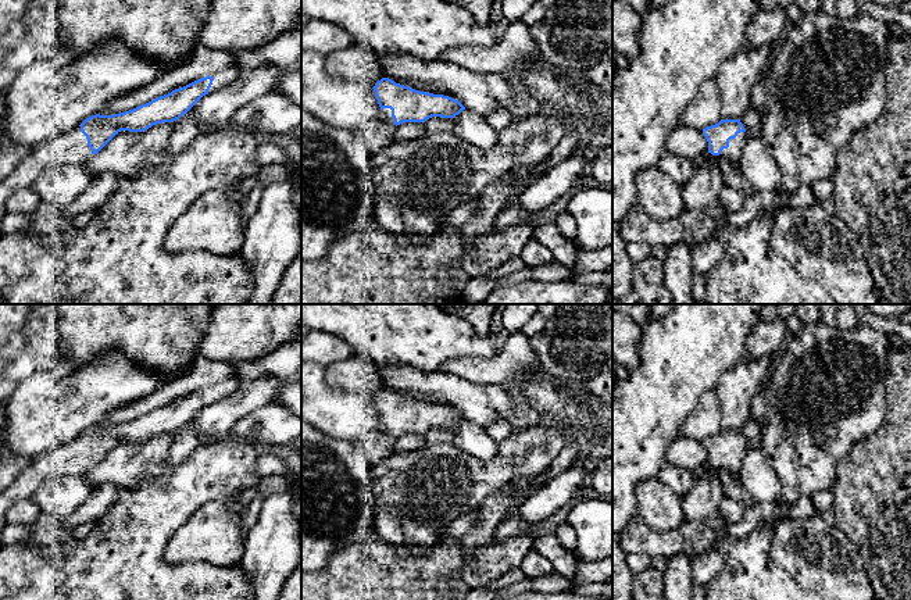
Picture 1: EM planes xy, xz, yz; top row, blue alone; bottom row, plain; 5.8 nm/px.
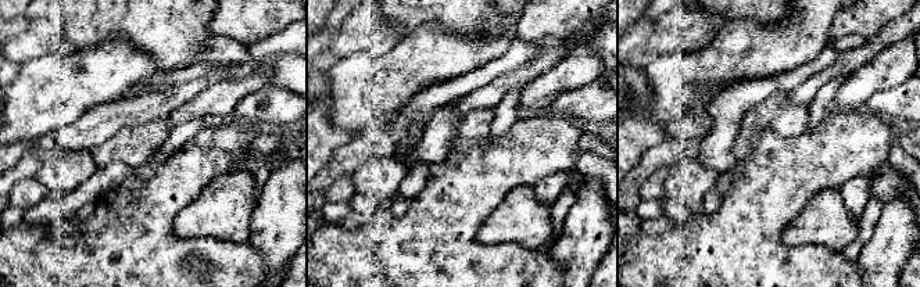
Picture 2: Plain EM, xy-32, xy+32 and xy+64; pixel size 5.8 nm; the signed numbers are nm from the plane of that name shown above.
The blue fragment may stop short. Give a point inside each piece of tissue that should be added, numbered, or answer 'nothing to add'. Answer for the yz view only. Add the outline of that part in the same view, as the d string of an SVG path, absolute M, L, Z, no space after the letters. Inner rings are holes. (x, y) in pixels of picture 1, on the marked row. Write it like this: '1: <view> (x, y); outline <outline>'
1: yz (733, 152); outline M740 132L735 139L729 140L729 147L721 151L721 157L730 158L733 161L740 160L742 147L744 144L746 133Z

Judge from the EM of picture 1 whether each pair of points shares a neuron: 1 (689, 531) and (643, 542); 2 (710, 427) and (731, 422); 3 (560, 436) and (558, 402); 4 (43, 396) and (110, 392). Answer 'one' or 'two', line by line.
1: one
2: two
3: two
4: one

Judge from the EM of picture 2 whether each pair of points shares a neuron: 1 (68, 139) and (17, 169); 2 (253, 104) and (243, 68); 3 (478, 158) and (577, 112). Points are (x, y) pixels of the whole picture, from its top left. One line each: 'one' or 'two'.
1: one
2: two
3: two

